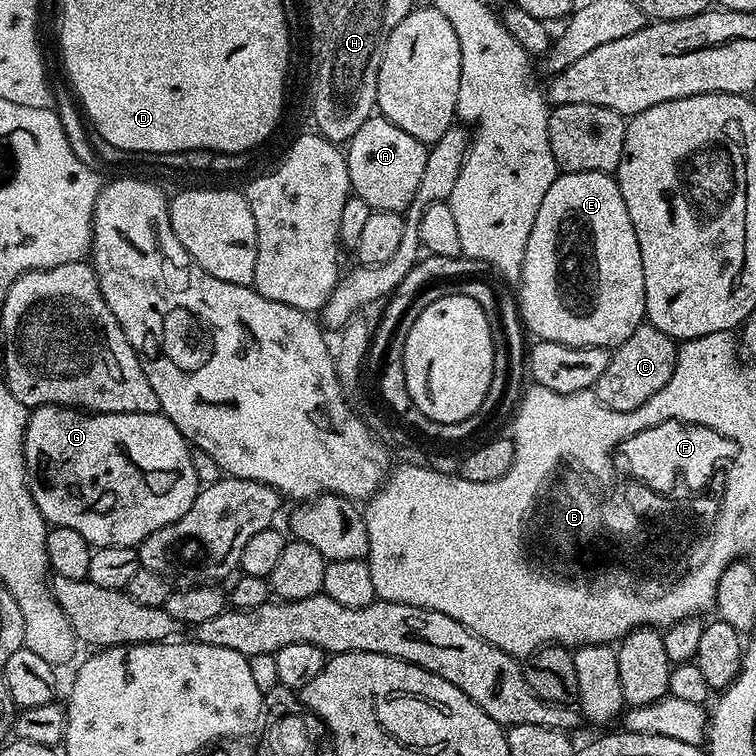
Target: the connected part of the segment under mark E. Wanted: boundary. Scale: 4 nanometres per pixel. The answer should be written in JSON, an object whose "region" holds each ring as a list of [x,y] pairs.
{"region":[[[564,172],[557,175],[556,181],[546,190],[546,198],[542,198],[542,206],[538,206],[538,218],[534,218],[534,230],[530,230],[530,238],[526,242],[526,258],[522,262],[522,274],[519,278],[518,303],[519,316],[523,327],[536,335],[537,341],[549,340],[575,348],[617,348],[640,324],[645,323],[644,307],[646,306],[646,278],[642,278],[642,250],[638,250],[638,238],[634,234],[634,222],[630,222],[630,214],[626,210],[626,202],[622,202],[620,187],[607,172]]]}

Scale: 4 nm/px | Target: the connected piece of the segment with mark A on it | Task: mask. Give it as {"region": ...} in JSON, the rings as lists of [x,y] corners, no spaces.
{"region":[[[374,114],[348,141],[345,156],[351,191],[370,205],[373,211],[401,213],[417,193],[428,148],[384,116]]]}

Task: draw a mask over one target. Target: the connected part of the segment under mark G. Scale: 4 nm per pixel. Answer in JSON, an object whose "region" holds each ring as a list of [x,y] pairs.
{"region":[[[43,404],[40,408],[31,409],[28,425],[24,431],[24,466],[28,478],[28,489],[44,515],[52,526],[70,526],[70,530],[78,530],[86,542],[96,548],[106,546],[126,546],[136,548],[146,537],[154,534],[154,530],[162,530],[162,526],[170,526],[170,522],[178,522],[186,510],[194,502],[198,491],[194,466],[190,462],[192,448],[184,435],[170,422],[170,418],[160,412],[150,414],[110,414],[109,412],[86,412],[79,408],[63,408],[60,404]]]}

